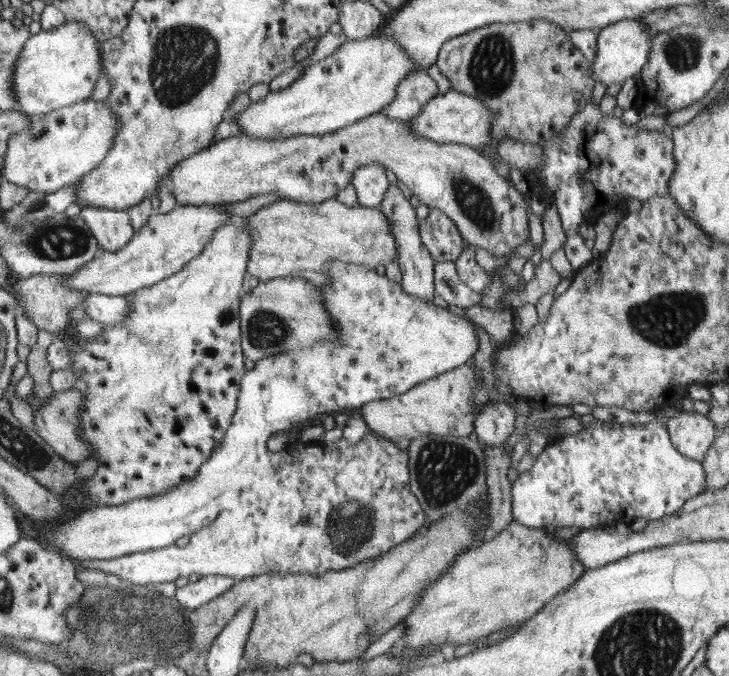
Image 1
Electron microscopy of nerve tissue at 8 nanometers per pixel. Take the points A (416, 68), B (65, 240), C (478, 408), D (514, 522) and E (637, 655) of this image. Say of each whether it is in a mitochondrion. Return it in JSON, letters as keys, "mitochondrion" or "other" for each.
{"A":"other","B":"mitochondrion","C":"other","D":"other","E":"mitochondrion"}

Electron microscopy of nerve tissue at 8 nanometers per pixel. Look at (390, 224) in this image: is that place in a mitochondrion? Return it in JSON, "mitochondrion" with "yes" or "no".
{"mitochondrion":"no"}

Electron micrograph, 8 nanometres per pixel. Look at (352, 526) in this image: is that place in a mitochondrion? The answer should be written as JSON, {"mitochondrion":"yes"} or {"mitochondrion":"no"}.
{"mitochondrion":"yes"}

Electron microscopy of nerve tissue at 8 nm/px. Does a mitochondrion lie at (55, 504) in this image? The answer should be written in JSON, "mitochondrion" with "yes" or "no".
{"mitochondrion":"no"}

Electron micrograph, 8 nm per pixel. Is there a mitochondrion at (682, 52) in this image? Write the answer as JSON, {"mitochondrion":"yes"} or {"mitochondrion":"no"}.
{"mitochondrion":"yes"}

